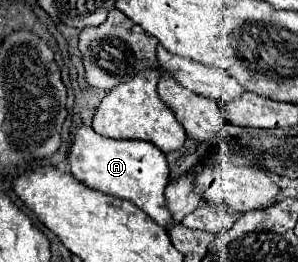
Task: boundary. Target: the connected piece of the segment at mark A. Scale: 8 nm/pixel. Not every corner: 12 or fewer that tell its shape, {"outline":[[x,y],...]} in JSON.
{"outline":[[77,127],[75,179],[173,225],[165,153]]}

